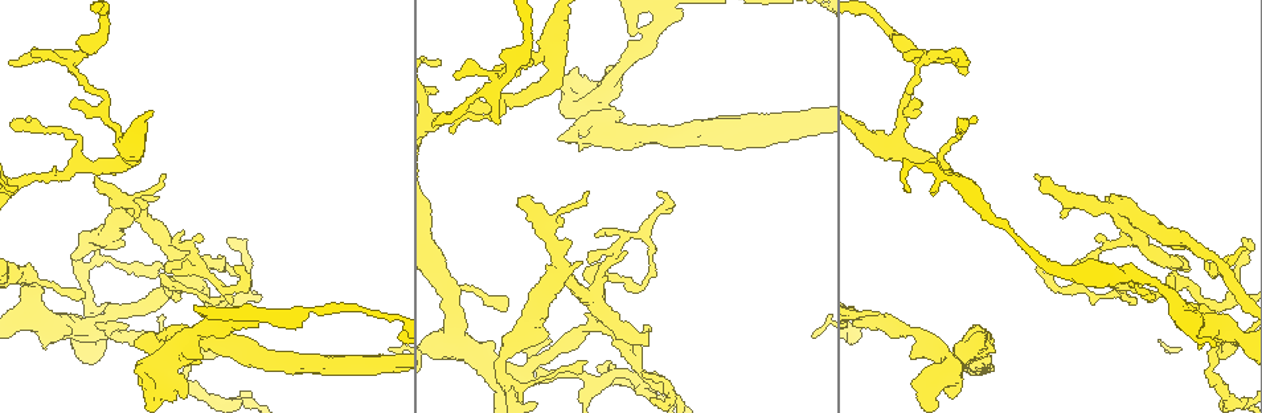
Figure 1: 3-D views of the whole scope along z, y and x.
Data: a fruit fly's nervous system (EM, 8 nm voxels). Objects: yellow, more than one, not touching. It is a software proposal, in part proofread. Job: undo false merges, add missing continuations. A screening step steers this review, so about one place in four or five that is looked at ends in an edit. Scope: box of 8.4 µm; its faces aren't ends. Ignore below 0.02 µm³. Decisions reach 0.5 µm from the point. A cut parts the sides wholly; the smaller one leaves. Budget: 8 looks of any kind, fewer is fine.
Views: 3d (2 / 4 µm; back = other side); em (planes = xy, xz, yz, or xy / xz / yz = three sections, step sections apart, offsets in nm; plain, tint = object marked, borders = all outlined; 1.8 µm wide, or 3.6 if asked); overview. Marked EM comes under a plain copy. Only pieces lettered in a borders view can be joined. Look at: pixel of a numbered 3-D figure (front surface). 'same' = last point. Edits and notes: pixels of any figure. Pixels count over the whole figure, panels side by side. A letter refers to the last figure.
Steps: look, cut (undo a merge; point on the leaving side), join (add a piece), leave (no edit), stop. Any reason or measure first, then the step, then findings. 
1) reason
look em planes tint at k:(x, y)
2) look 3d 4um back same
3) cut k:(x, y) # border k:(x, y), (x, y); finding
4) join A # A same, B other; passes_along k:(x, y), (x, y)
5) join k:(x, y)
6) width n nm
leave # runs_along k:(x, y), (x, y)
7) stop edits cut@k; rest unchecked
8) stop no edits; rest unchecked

a fork
look em planes borders at 1:(902, 150)

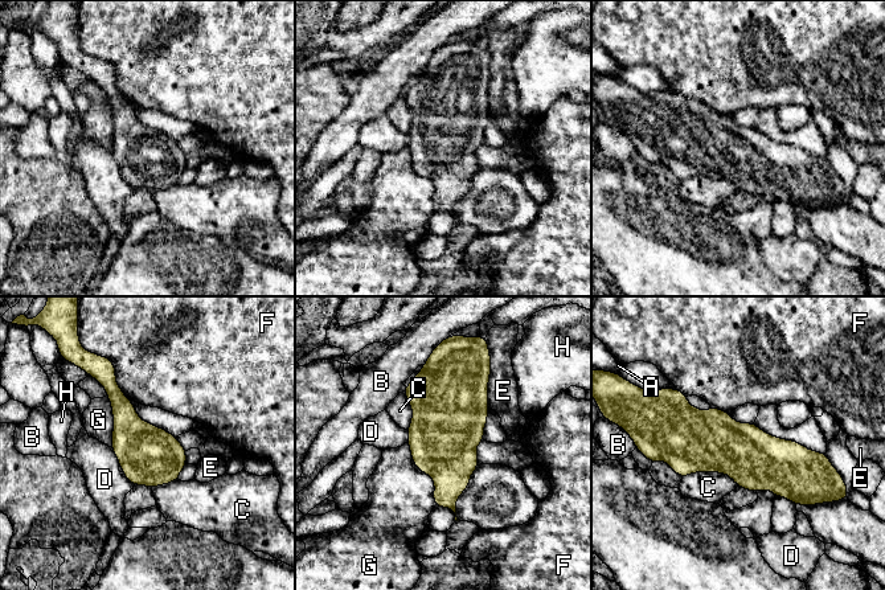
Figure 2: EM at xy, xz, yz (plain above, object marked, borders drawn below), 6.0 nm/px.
width 360 nm
leave # A other, B other, C other, D other, E other, F other, G other, H other; all the same cell

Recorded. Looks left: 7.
three arms meet
look em xz step 8 tint at 1:(497, 81)

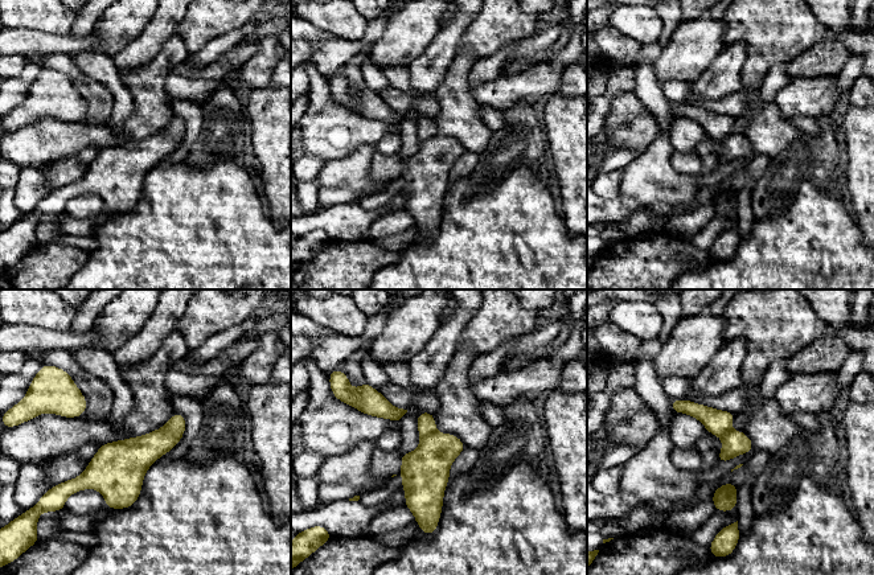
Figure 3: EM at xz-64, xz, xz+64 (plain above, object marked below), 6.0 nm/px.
look em xz step 8 borders same

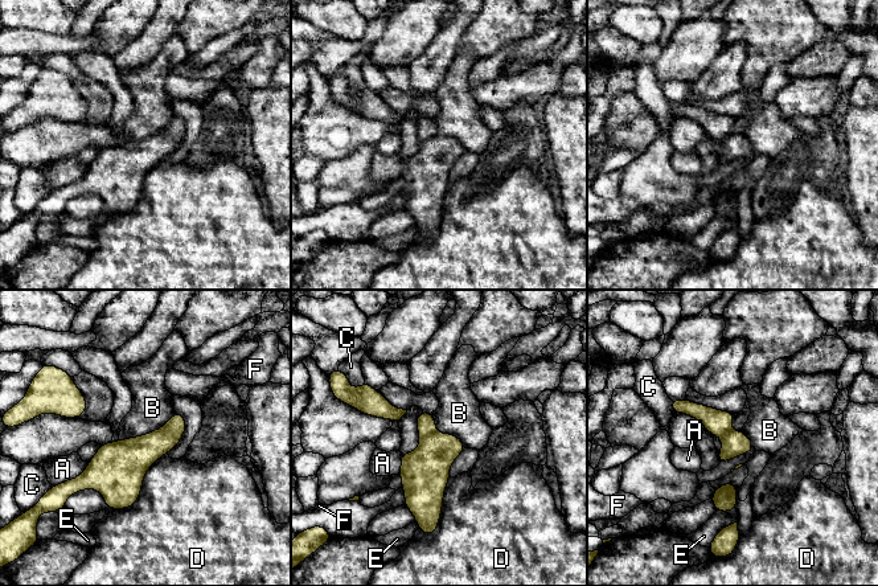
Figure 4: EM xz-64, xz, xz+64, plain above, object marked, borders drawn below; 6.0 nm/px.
width 160 nm
cut 4:(426, 471) # A other, B other, C other, D other, E other, F other; two cells meet here

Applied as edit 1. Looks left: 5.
redraw
look overview

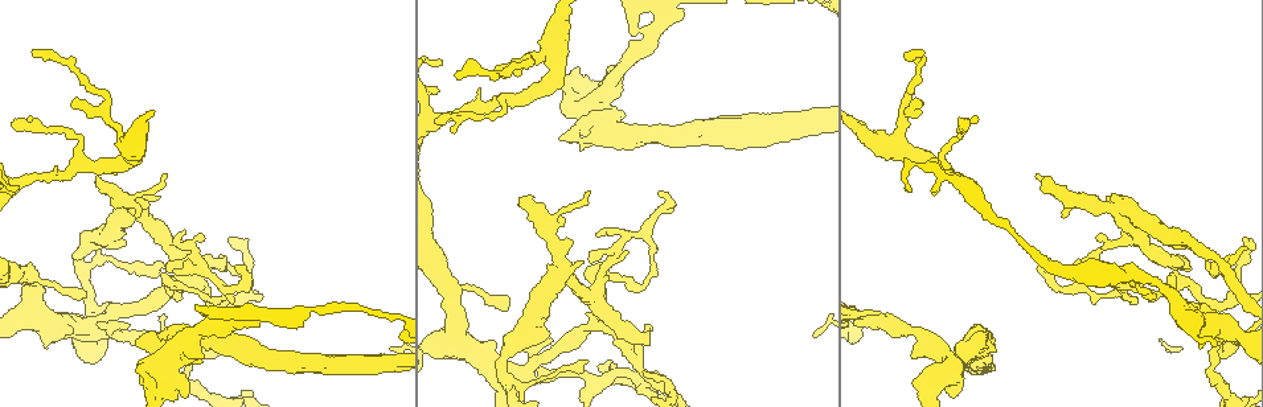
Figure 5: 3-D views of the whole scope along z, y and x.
an open end
look em xy step 4 borders at 5:(1045, 177)

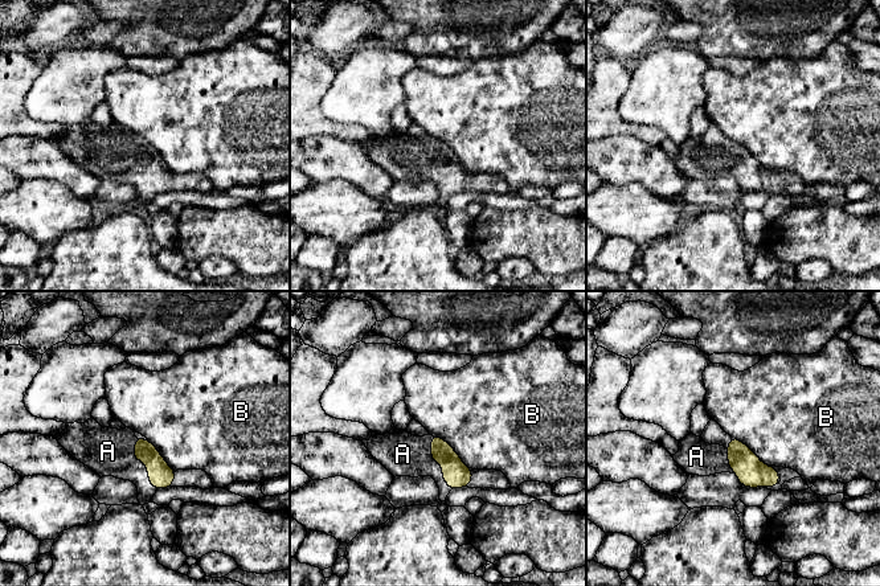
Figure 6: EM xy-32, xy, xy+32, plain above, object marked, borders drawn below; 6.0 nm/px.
width 130 nm
join A # A same, B other; the cell continues

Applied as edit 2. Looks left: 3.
stop edits cut@4, join@6; rest unchecked

